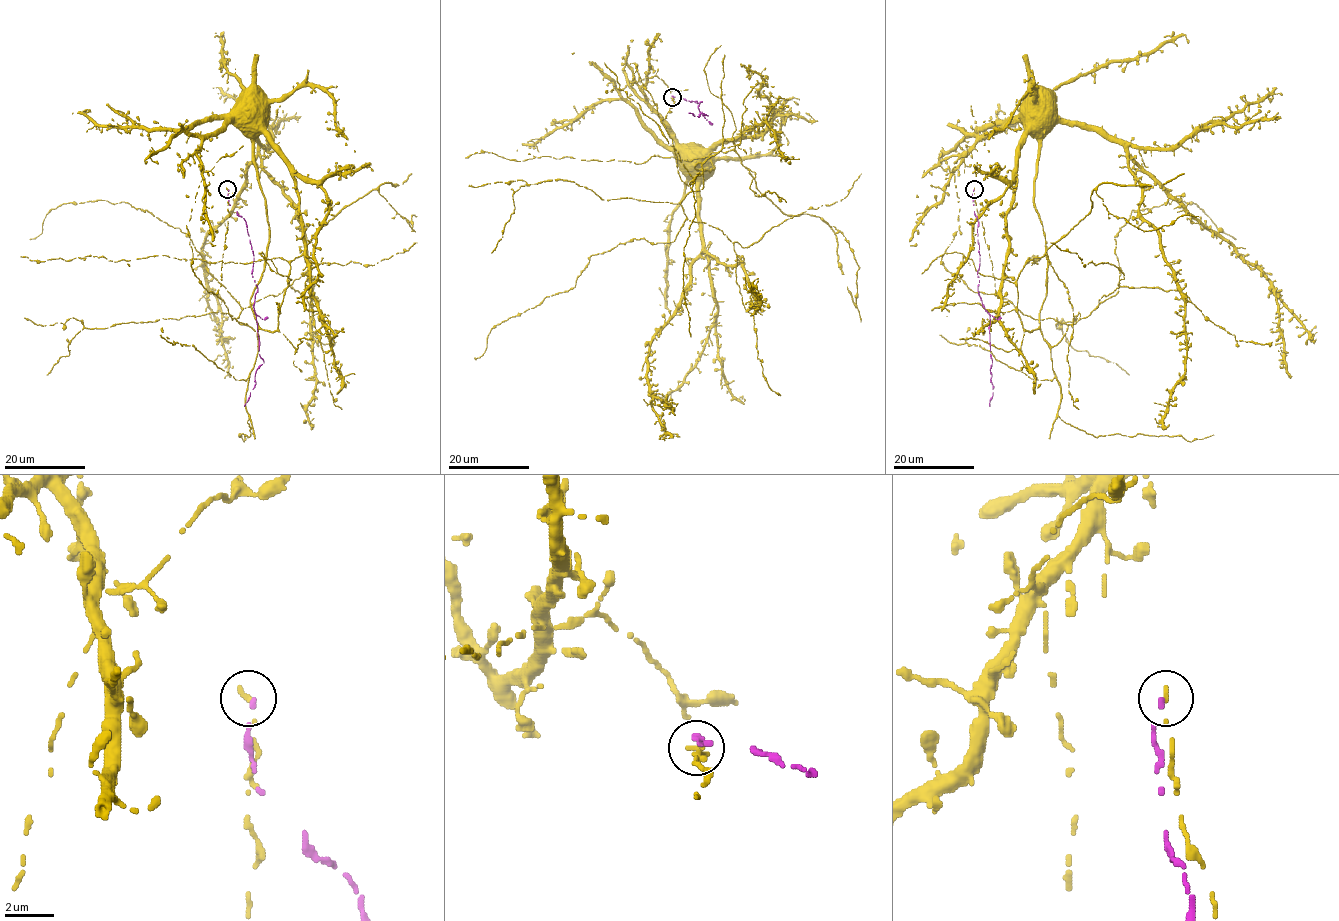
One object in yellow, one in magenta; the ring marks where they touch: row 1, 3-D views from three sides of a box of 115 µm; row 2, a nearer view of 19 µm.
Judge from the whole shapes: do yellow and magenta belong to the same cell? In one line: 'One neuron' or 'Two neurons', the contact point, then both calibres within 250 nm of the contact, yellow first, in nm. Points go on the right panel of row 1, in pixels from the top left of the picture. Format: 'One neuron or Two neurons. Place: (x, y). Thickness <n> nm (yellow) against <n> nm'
Two neurons. Place: (974, 189). Thickness 190 nm (yellow) against 200 nm

